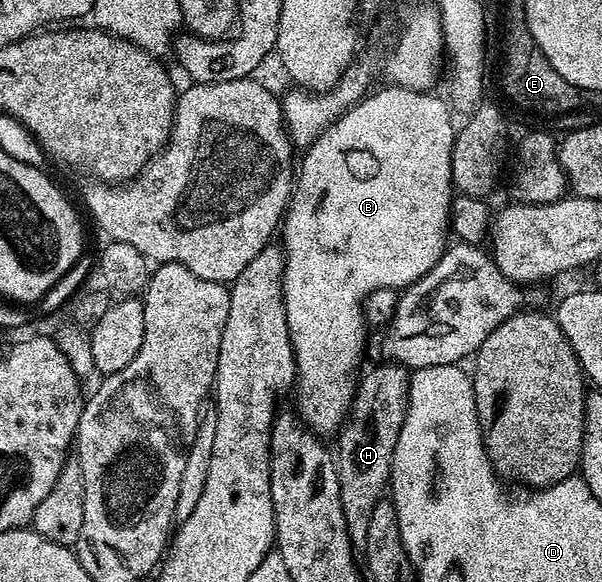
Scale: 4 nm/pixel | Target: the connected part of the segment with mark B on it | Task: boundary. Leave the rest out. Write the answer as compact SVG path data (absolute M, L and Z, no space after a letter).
M392 83L384 86L386 89L374 88L372 92L361 98L356 105L352 105L350 109L345 110L341 114L341 118L338 119L334 125L327 127L327 131L323 131L323 135L319 135L319 139L313 141L312 145L308 146L304 150L305 158L300 158L299 172L295 177L295 188L293 190L293 196L289 202L289 208L283 218L283 224L279 229L279 241L285 250L285 270L283 271L283 295L285 296L285 310L287 311L287 327L289 328L289 334L293 340L293 354L297 360L297 372L299 374L299 389L301 385L301 394L297 397L296 408L299 410L299 416L301 421L305 423L317 435L324 435L323 433L330 433L330 435L336 434L338 430L344 426L350 410L353 408L353 395L355 392L355 386L359 380L359 373L356 373L356 369L361 365L361 352L365 349L365 329L367 330L367 322L365 320L365 307L364 301L367 299L367 295L371 295L371 291L376 289L395 289L398 291L404 290L406 287L415 284L423 275L427 275L427 271L431 271L431 267L435 267L435 263L439 263L439 259L443 256L447 248L447 240L450 236L451 230L449 227L449 211L453 208L453 198L455 196L455 188L452 179L452 149L455 136L455 126L453 127L453 119L455 119L455 113L453 109L447 104L444 96L436 97L436 92L422 91L420 89L408 89L402 85L395 85Z

